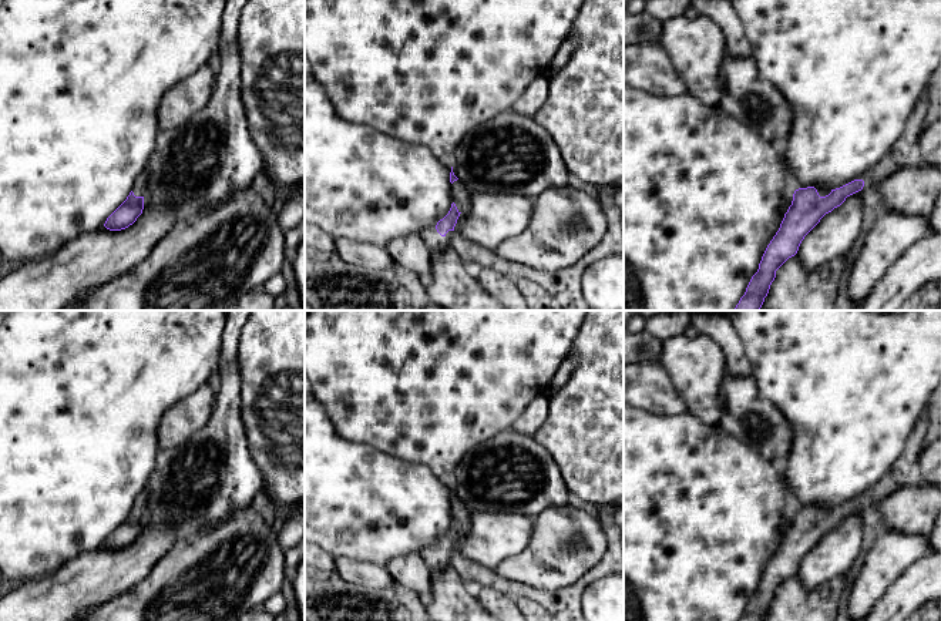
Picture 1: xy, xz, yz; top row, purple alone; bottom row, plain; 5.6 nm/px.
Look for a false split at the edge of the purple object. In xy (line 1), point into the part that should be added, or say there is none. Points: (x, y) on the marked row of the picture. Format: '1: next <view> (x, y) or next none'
1: next xy (140, 187)

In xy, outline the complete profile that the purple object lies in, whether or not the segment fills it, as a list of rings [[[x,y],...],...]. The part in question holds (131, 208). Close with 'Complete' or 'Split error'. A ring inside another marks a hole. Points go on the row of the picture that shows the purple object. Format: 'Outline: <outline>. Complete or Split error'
Outline: [[[144,172],[134,184],[127,199],[107,218],[104,226],[110,231],[121,231],[132,225],[144,209],[147,191],[147,174]]]. Split error

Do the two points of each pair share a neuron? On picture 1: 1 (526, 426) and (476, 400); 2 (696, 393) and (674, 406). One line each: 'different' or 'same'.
1: different
2: different

